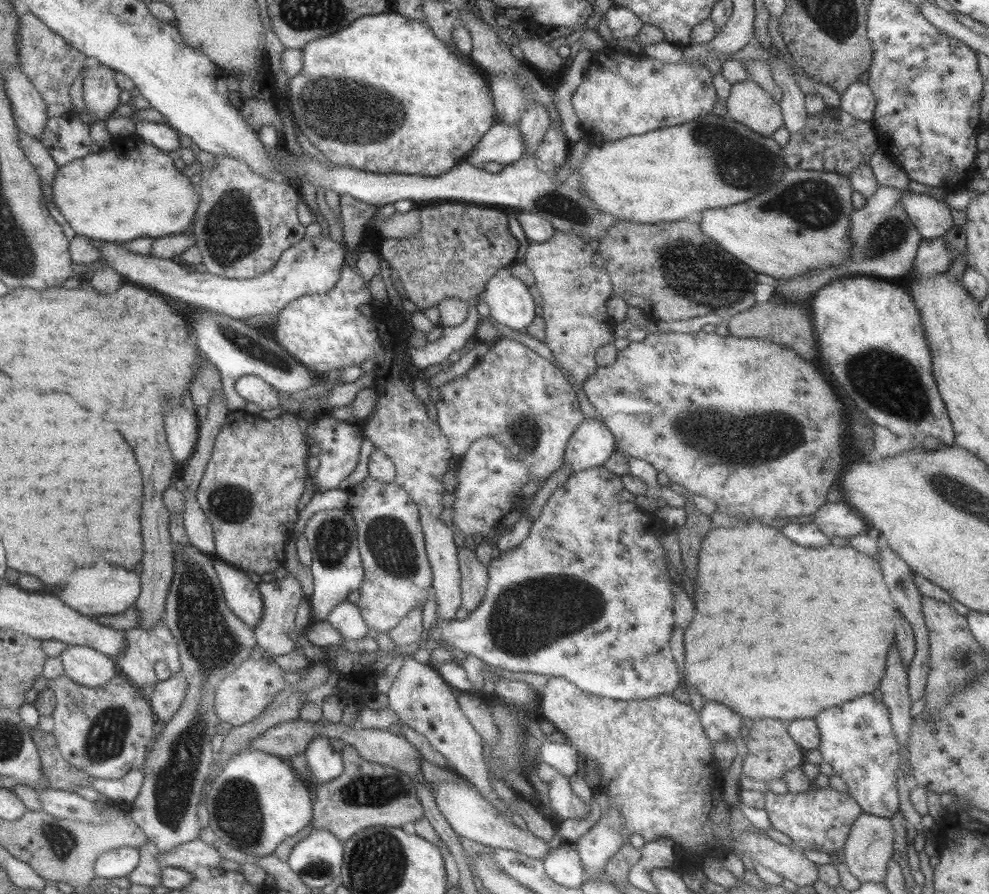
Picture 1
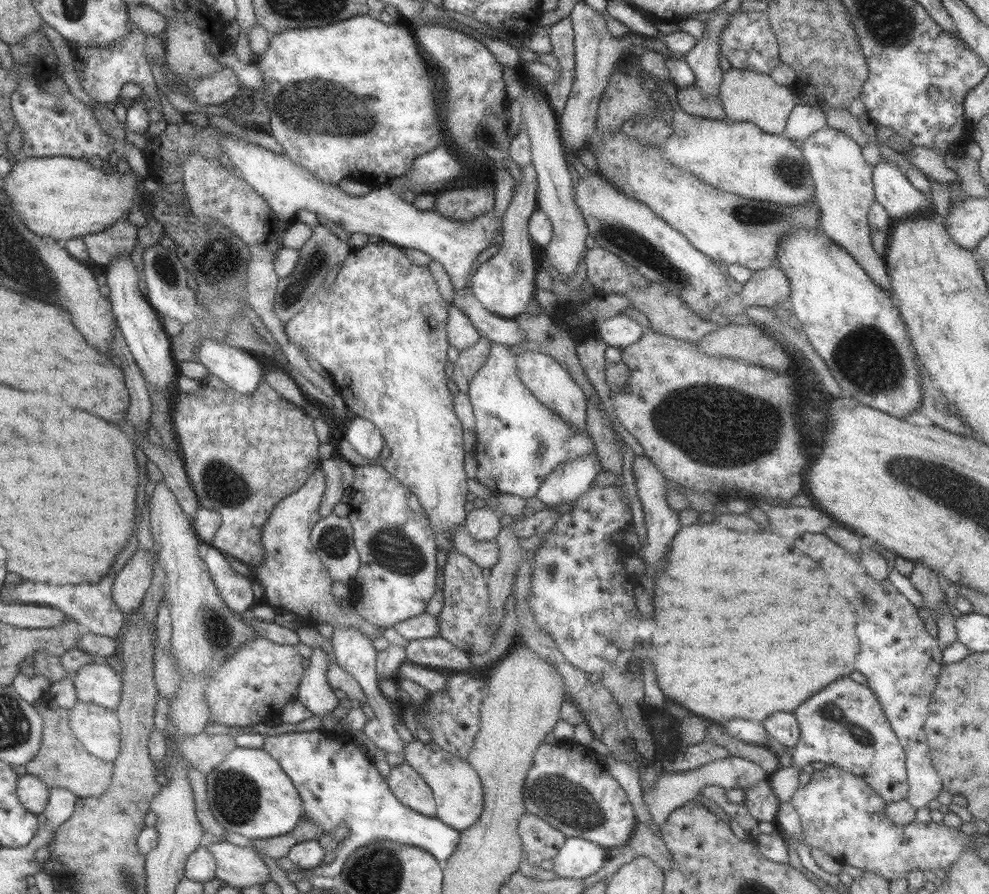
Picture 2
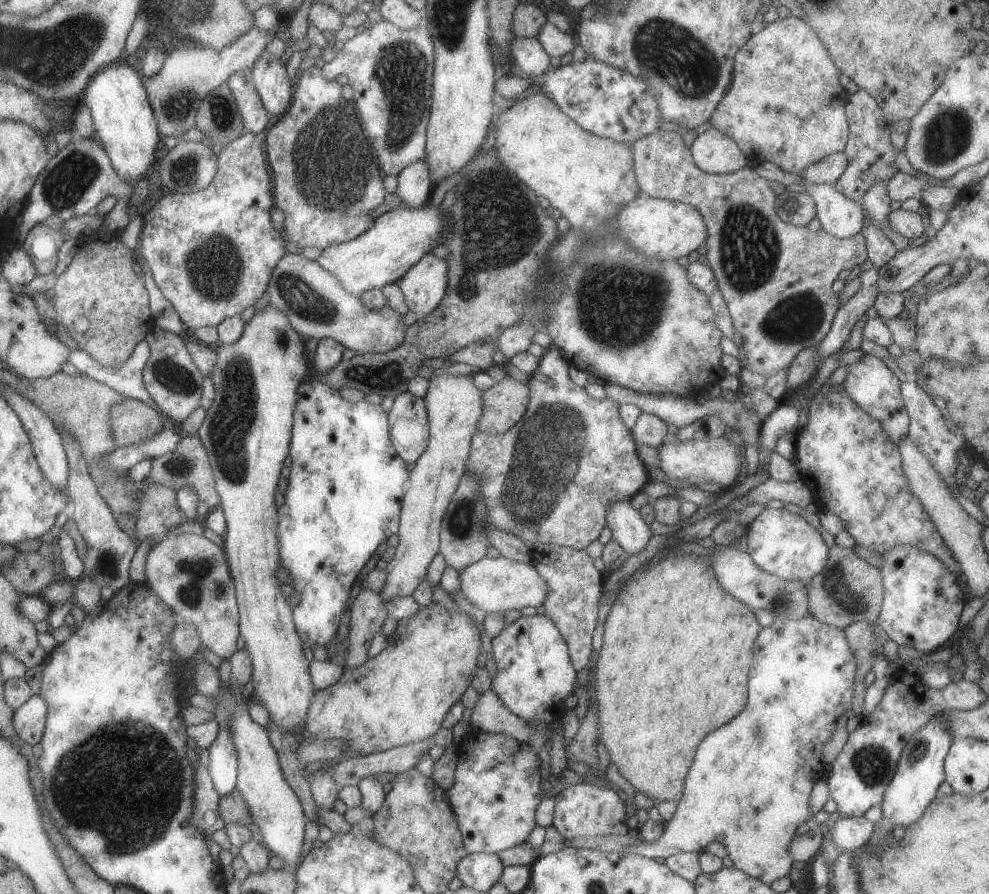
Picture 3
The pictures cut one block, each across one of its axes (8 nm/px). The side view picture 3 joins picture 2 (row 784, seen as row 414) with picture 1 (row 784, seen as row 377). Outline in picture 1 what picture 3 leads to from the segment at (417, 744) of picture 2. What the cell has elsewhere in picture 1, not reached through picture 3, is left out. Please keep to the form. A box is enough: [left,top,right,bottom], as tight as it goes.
[431,777,553,861]

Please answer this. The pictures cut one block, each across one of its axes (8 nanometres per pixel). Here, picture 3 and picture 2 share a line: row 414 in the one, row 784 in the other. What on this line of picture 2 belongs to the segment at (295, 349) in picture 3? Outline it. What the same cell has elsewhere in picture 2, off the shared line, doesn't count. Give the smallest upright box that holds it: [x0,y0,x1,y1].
[204,748,303,839]

